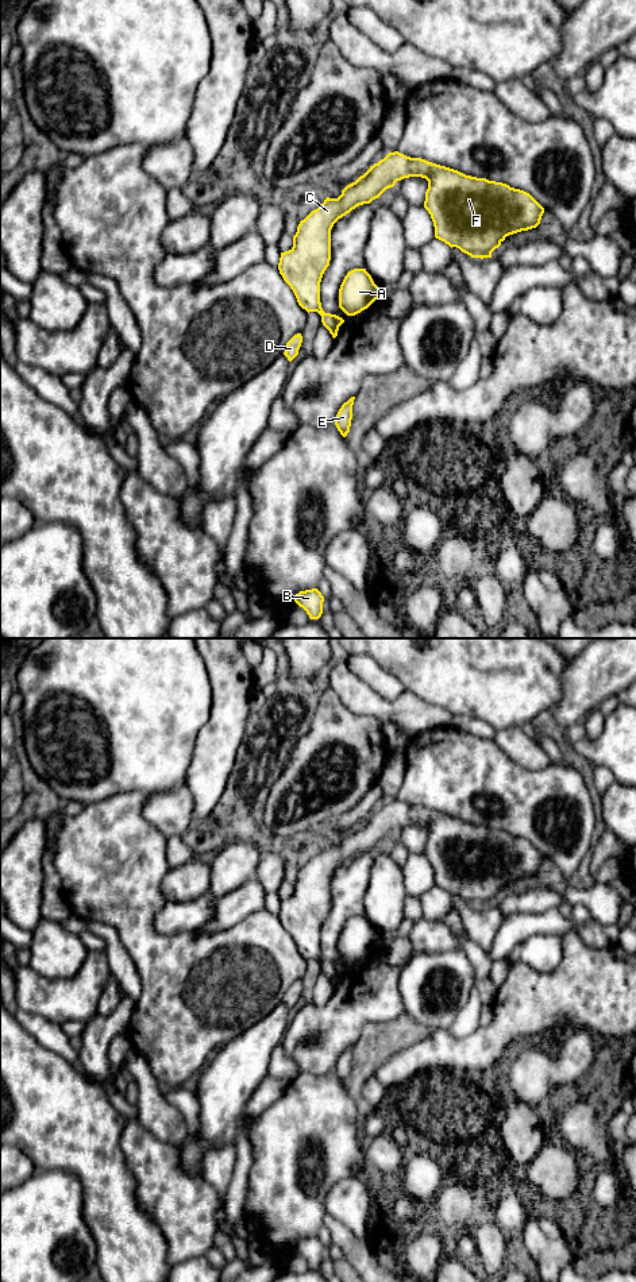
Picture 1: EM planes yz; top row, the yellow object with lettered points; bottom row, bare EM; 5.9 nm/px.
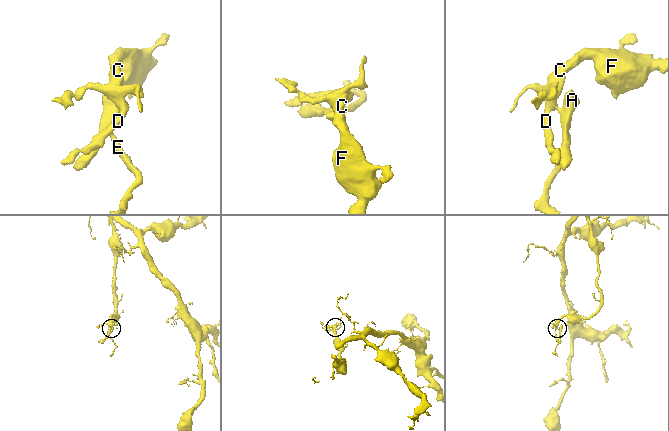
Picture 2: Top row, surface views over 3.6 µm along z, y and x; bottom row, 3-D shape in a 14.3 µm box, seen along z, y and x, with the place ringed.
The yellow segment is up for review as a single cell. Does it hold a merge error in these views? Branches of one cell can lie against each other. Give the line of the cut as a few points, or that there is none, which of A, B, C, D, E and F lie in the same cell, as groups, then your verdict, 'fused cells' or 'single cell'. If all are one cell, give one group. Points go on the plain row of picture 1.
no cut; A B C D E F; single cell

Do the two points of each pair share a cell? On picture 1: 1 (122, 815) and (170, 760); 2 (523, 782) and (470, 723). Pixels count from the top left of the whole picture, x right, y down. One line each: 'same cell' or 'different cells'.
1: different cells
2: different cells

